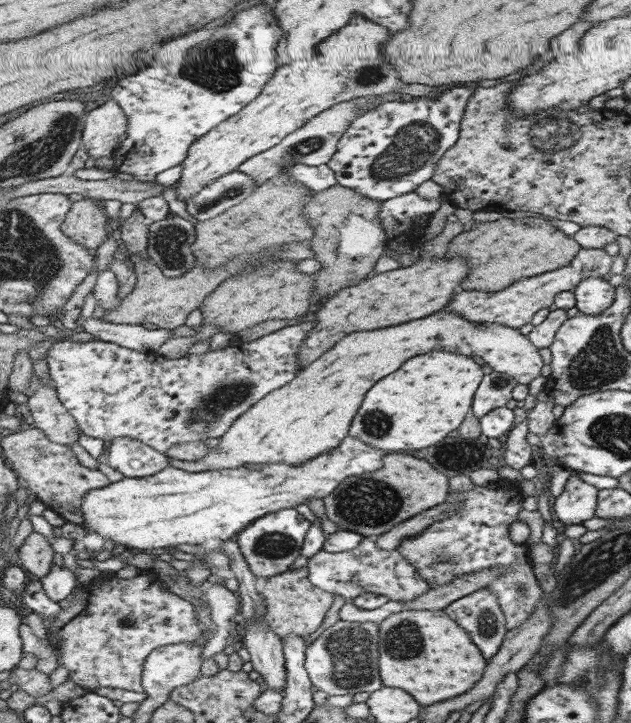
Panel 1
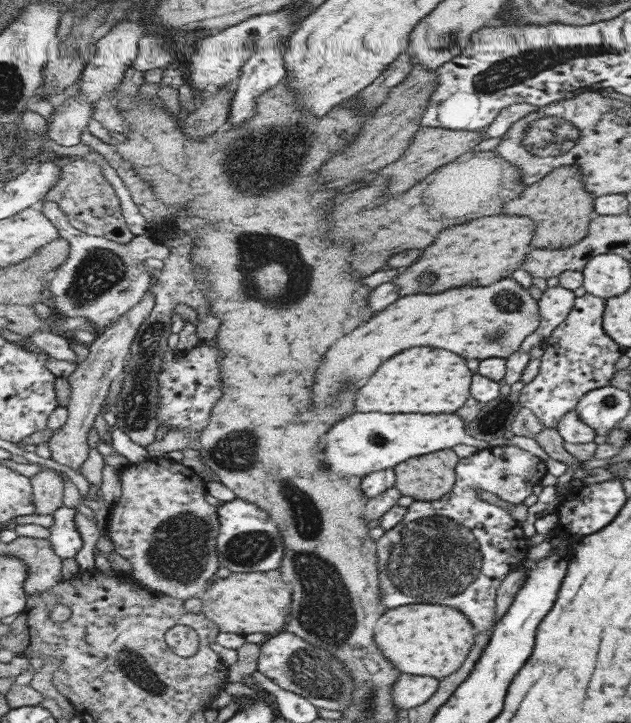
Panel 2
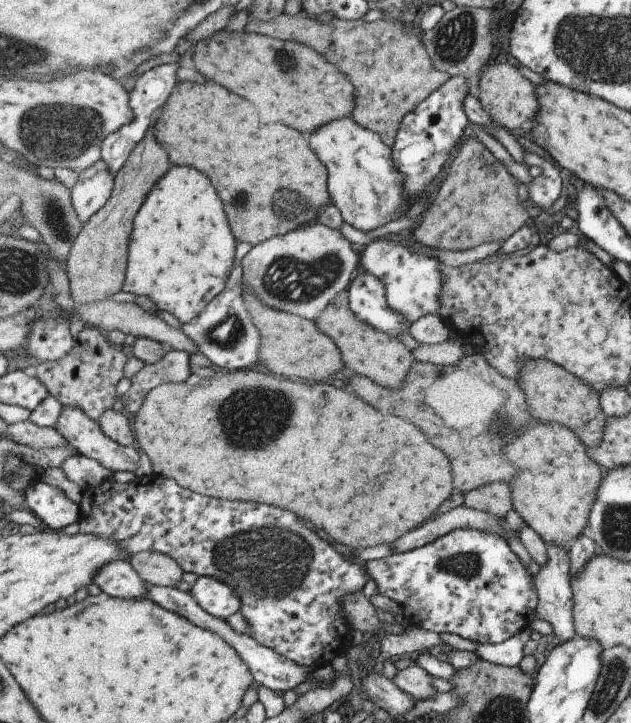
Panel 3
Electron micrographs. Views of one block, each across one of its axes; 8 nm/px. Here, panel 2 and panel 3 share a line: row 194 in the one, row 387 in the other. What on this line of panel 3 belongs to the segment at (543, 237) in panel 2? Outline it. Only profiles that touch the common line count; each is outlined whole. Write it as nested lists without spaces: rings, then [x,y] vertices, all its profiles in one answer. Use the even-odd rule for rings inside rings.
[[[545,359],[529,362],[525,366],[525,374],[521,374],[517,382],[525,390],[534,418],[568,427],[588,448],[601,448],[604,444],[608,417],[601,407],[600,394],[581,378],[563,366]]]

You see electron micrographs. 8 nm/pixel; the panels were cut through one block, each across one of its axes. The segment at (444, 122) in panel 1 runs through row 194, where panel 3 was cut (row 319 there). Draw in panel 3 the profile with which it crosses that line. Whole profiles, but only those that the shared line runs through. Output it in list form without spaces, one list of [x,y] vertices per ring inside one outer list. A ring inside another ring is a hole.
[[[359,271],[347,292],[349,308],[357,318],[393,338],[410,334],[411,322],[407,322],[403,314],[389,306],[391,298],[387,295],[383,278]]]

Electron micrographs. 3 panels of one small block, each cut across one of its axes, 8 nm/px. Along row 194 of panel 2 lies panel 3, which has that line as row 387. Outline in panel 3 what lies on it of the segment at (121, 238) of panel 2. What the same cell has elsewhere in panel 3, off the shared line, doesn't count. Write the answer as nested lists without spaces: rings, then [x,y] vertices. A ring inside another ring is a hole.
[[[84,328],[75,336],[73,352],[61,361],[43,361],[36,368],[36,376],[49,388],[63,408],[79,406],[85,416],[99,422],[107,410],[116,408],[117,384],[125,377],[129,351],[110,343],[99,328]]]

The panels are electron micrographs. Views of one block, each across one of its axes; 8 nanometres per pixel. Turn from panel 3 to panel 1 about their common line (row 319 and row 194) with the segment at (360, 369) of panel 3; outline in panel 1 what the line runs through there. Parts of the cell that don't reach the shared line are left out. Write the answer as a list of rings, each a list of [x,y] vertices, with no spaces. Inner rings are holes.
[[[343,185],[317,192],[304,208],[304,216],[316,230],[310,242],[321,270],[315,273],[317,280],[314,296],[323,301],[336,295],[341,289],[357,286],[374,272],[377,262],[384,256],[388,233],[380,222],[382,202],[370,200]]]

